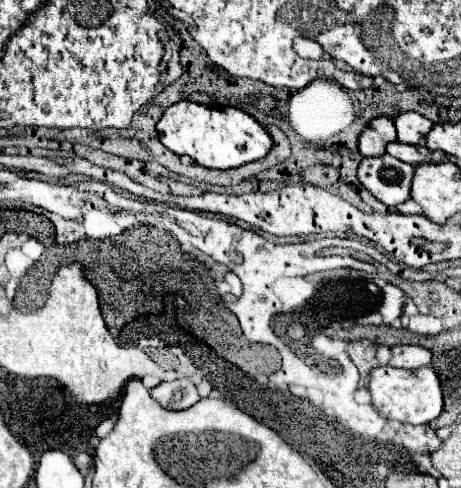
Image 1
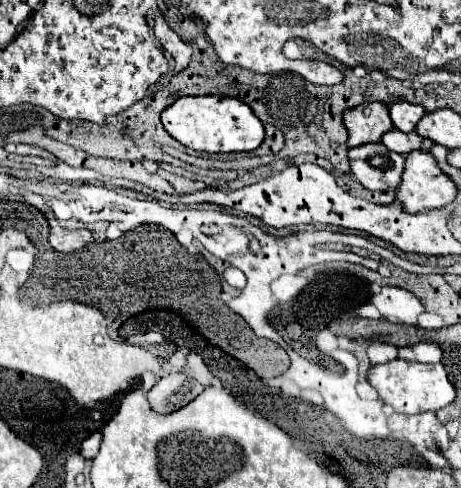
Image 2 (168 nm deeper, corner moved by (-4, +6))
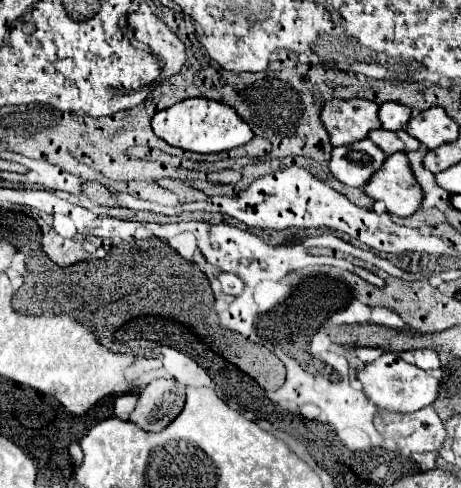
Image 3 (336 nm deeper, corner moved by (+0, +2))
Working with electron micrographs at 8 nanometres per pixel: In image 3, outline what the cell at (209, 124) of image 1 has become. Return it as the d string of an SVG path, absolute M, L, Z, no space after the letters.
M188 98L166 110L160 110L152 118L152 130L158 138L168 142L170 146L178 146L198 154L232 150L236 146L250 142L254 136L250 126L236 114L236 110L232 110L228 104L216 100L204 100L204 98Z

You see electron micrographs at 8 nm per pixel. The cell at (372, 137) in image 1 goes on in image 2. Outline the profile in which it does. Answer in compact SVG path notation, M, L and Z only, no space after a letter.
M382 102L360 104L344 114L344 124L348 128L348 146L362 146L370 142L380 142L386 132L390 132L392 120L388 106Z

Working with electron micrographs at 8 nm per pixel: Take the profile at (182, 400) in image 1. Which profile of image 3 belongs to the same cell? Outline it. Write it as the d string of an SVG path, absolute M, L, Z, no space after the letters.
M154 380L138 398L130 422L146 432L162 432L184 408L186 392L176 380Z

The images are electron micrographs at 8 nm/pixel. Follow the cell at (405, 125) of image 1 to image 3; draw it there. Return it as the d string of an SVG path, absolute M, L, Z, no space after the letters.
M384 102L380 104L380 110L378 110L384 130L400 130L404 124L408 124L410 114L412 110L398 102Z

